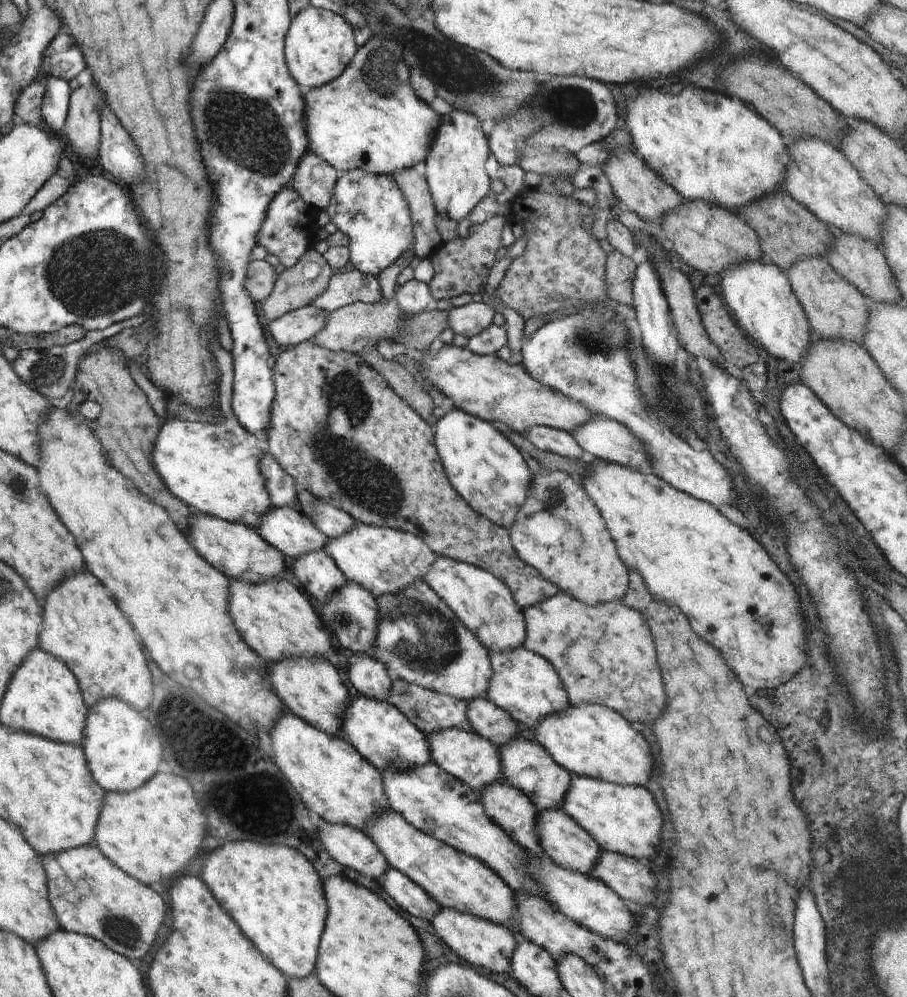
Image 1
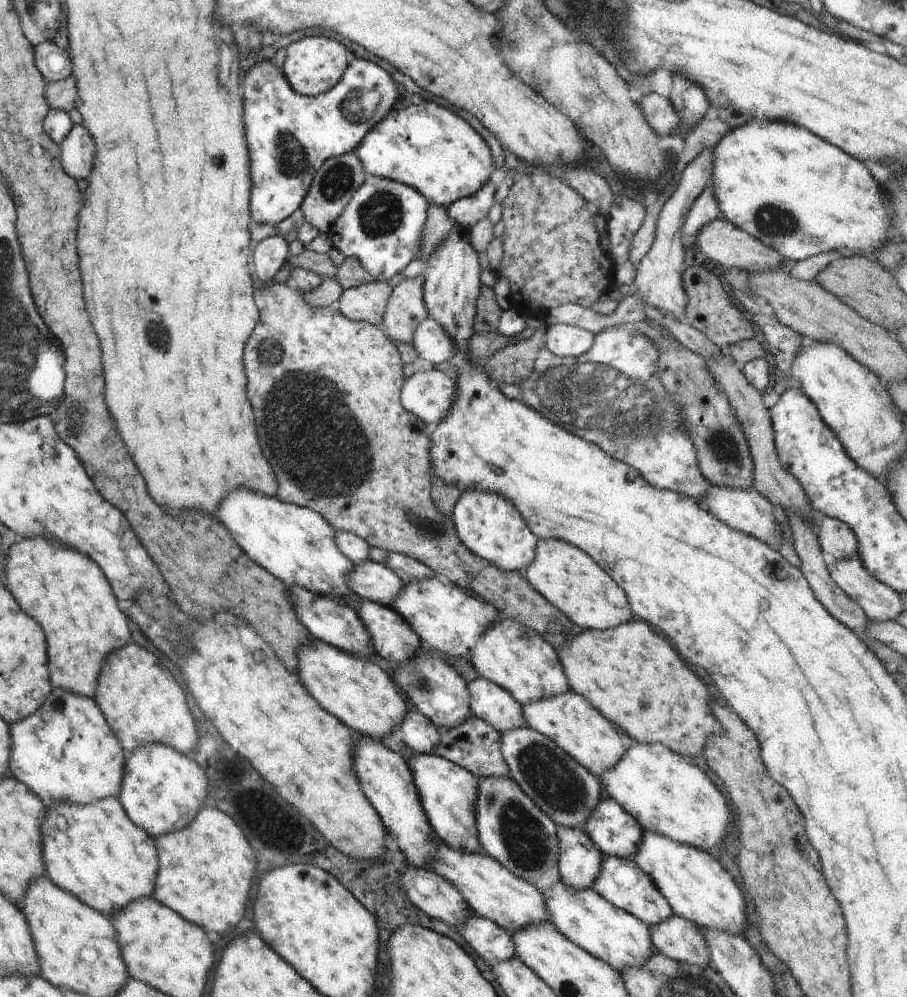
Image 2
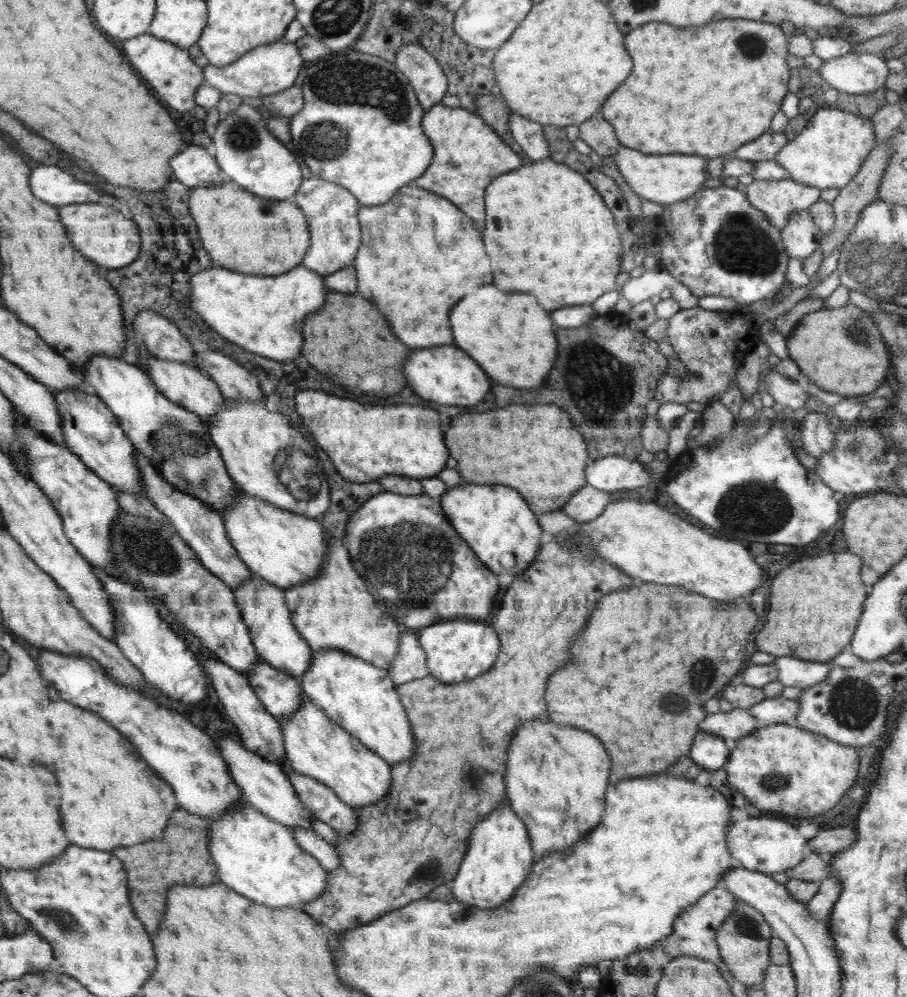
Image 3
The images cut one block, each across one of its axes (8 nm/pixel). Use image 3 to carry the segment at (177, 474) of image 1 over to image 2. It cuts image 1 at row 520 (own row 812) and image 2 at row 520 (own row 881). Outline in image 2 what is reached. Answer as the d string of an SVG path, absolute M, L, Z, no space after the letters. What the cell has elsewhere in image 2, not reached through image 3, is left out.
M249 489L231 491L218 506L215 513L219 522L226 528L230 537L242 548L242 551L256 564L262 566L273 576L282 580L286 586L299 585L307 590L322 595L337 595L346 602L349 599L350 588L345 577L354 569L354 564L344 557L336 547L335 529L315 511L293 503L281 502L276 497L264 495Z

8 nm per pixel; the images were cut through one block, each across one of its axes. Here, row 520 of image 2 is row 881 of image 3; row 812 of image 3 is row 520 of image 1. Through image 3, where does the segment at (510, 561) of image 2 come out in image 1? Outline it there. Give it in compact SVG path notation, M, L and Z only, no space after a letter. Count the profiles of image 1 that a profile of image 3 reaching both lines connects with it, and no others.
M461 409L448 410L432 427L434 446L456 493L474 512L509 530L532 481L521 451L491 423Z

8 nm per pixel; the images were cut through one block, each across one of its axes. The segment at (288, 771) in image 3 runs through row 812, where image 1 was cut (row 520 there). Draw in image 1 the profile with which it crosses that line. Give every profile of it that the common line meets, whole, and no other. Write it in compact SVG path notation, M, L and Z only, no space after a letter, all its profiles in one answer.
M315 498L310 513L305 515L310 518L314 528L318 528L318 531L328 539L340 538L342 534L355 528L356 524L342 508L330 504L330 502L324 502L320 498Z

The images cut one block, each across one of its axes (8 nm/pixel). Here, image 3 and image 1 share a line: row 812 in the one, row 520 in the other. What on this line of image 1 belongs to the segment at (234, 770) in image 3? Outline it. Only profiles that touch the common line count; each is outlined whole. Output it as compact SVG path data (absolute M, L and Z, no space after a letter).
M288 506L270 508L255 530L267 544L293 559L320 550L329 540L303 512Z

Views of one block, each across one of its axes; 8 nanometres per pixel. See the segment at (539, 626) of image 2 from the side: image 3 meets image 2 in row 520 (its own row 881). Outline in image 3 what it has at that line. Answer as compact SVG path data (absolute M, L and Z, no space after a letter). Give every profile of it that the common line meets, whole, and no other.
M562 532L555 537L556 538L551 542L539 548L534 562L531 562L526 572L517 575L504 594L502 606L491 624L491 627L495 630L499 638L500 648L496 662L490 667L490 670L487 670L486 673L482 673L480 676L470 681L461 683L444 684L428 675L424 678L417 678L416 680L396 685L400 702L405 708L405 713L407 714L413 734L414 757L412 757L410 761L406 761L406 763L396 763L391 766L391 792L389 792L382 801L354 810L354 814L356 814L357 817L357 829L351 836L339 836L338 834L337 839L339 843L334 846L341 860L340 866L327 874L326 887L320 895L320 898L315 898L302 906L304 912L310 914L315 921L326 929L330 940L329 947L335 952L338 952L337 940L341 937L341 934L345 933L347 930L356 929L359 926L365 925L367 922L380 918L382 915L401 909L411 902L425 898L434 888L441 885L450 885L450 883L454 881L460 863L469 847L469 838L474 825L479 820L486 817L486 815L490 814L490 812L494 811L496 807L500 807L502 803L507 801L504 772L506 772L508 746L510 746L514 734L518 732L518 728L522 726L522 722L526 722L527 720L543 720L544 718L549 719L547 702L545 701L545 684L548 682L550 675L554 674L555 670L562 668L563 664L571 660L569 646L573 643L574 636L576 636L576 634L582 630L582 626L588 622L588 618L590 618L592 610L596 608L598 600L618 589L630 587L638 582L635 578L623 573L619 568L616 568L609 562L603 561L600 557L595 559L579 551L579 544L573 541L573 538L570 538L569 532Z

